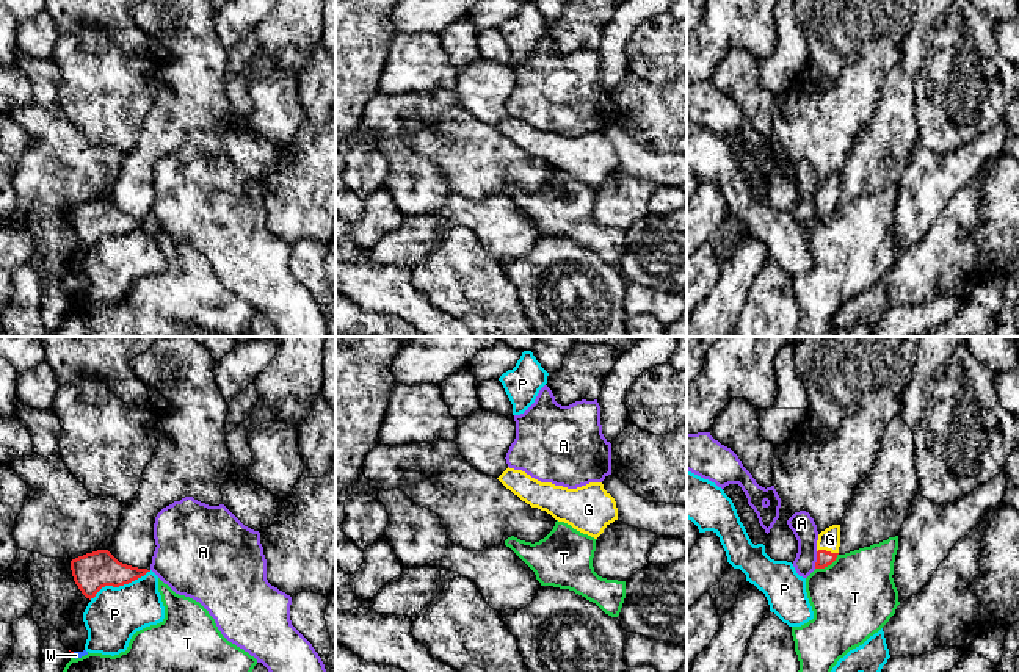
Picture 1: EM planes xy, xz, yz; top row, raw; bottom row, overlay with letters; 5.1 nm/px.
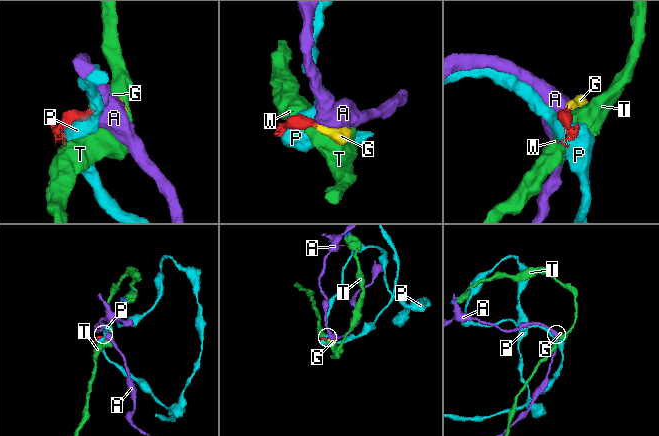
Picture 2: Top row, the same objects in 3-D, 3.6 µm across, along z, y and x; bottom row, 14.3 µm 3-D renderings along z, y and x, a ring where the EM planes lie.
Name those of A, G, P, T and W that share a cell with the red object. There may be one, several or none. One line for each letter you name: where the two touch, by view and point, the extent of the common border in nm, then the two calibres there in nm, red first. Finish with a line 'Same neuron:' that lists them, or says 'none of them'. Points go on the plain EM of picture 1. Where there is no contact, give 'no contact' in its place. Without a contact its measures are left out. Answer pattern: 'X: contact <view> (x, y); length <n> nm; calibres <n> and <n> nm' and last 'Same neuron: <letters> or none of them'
G: contact yz (828, 201); length 110 nm; calibres 80 and 110 nm
Same neuron: G

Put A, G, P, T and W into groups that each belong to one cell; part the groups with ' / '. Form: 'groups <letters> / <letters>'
groups A / G / P / T W

